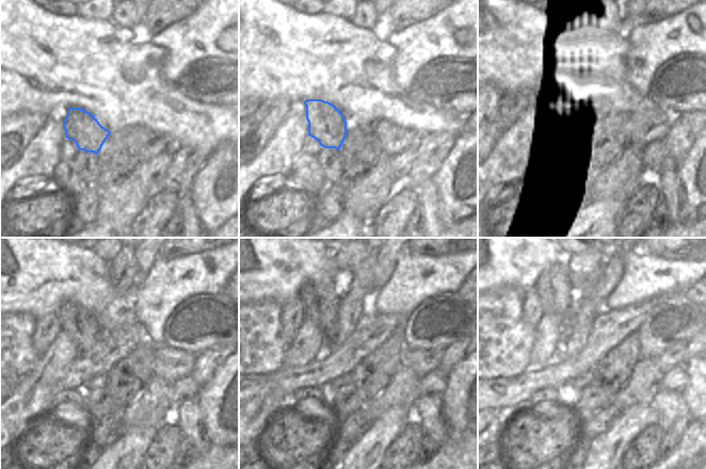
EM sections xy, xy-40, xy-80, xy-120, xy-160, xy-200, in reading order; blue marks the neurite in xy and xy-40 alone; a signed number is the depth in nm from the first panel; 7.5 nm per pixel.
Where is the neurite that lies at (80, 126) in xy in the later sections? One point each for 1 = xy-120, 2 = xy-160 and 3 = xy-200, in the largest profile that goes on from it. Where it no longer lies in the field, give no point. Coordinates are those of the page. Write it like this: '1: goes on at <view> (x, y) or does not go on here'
1: goes on at xy-120 (85, 335)
2: goes on at xy-160 (320, 305)
3: goes on at xy-200 (554, 287)

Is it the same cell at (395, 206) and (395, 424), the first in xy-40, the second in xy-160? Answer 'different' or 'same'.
different

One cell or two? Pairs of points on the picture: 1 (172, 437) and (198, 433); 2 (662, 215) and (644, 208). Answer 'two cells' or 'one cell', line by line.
1: two cells
2: two cells

